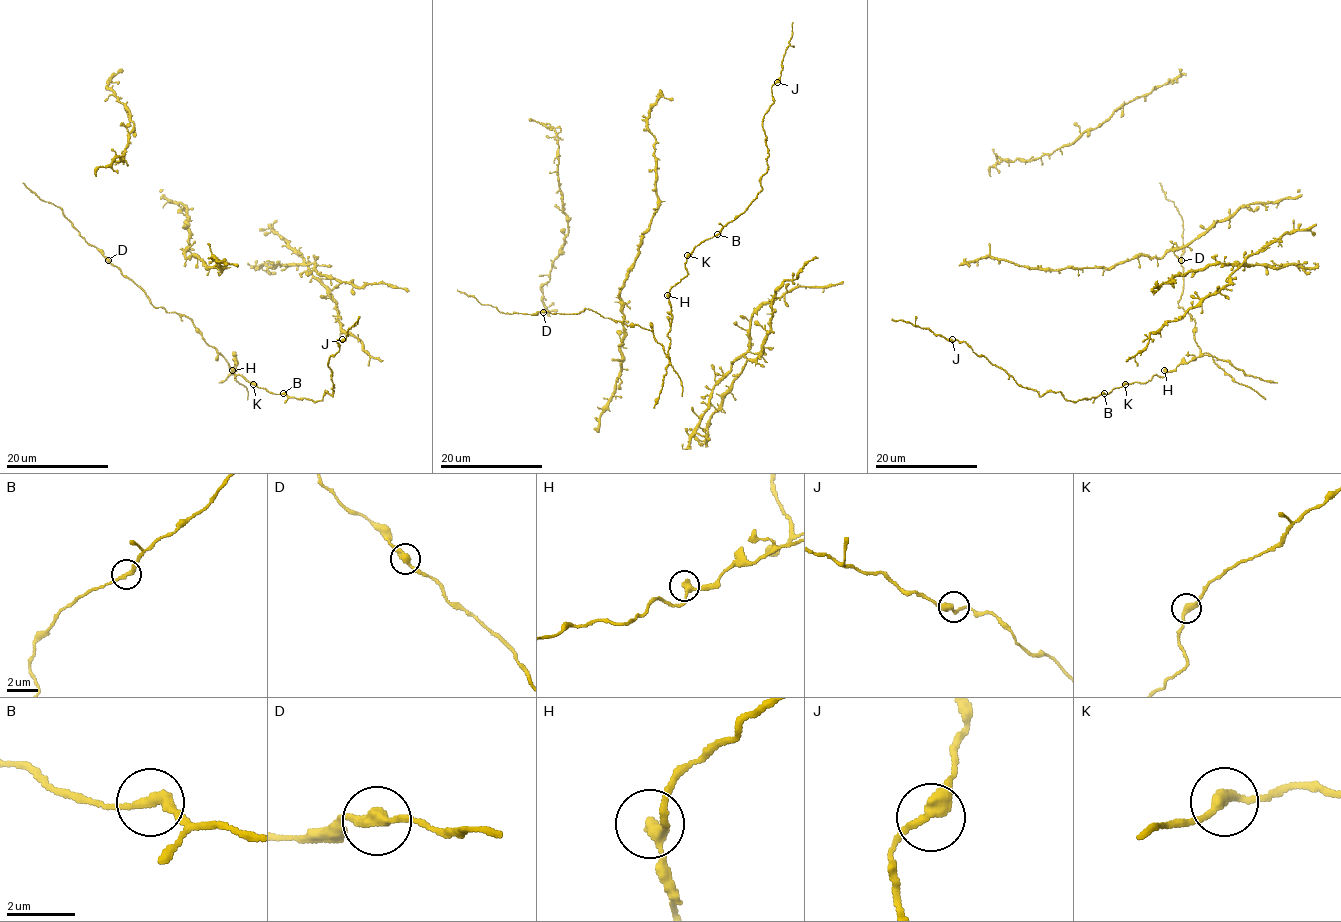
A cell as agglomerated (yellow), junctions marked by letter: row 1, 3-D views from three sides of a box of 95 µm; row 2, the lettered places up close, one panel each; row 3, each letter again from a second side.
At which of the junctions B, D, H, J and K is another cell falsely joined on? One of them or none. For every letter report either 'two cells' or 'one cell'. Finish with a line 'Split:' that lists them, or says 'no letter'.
B: one cell
D: one cell
H: one cell
J: one cell
K: one cell
Split: no letter

